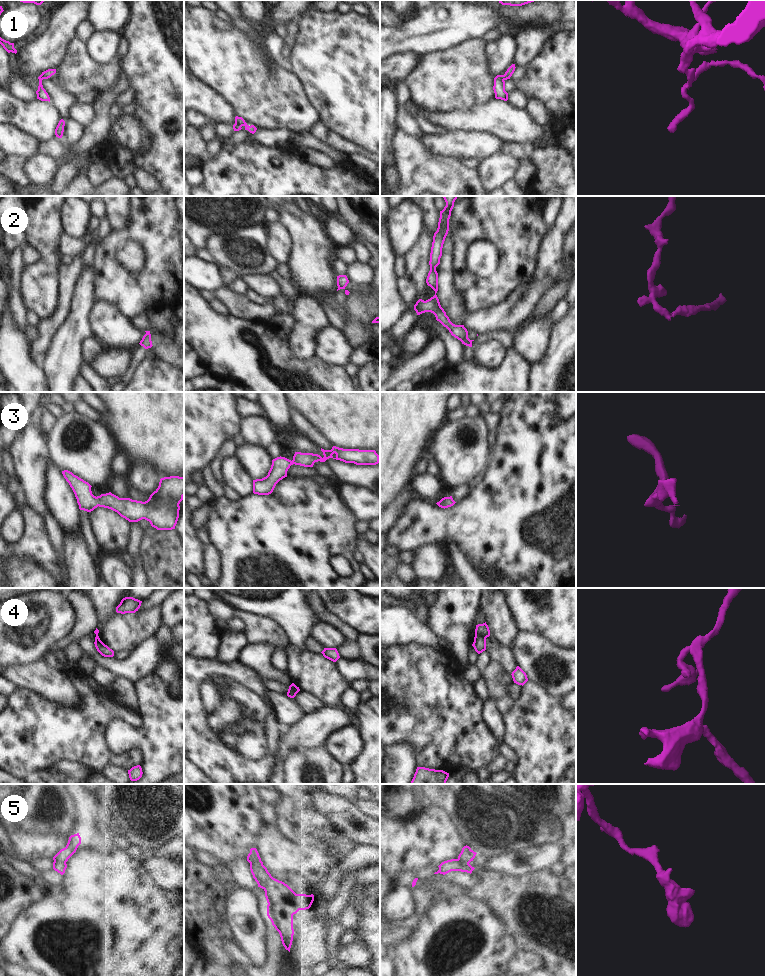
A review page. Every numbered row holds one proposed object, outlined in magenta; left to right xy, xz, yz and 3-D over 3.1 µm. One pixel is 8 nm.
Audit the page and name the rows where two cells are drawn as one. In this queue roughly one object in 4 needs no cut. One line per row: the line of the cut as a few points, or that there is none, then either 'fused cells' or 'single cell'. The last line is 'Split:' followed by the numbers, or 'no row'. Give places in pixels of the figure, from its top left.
1: cut yz (503, 75), (504, 79); fused cells
2: cut xz (338, 286), (344, 288); fused cells
3: cut none; single cell
4: cut yz (475, 634), (485, 638); fused cells
5: cut xy (54, 860), (65, 863); fused cells
Split: 1, 2, 4, 5

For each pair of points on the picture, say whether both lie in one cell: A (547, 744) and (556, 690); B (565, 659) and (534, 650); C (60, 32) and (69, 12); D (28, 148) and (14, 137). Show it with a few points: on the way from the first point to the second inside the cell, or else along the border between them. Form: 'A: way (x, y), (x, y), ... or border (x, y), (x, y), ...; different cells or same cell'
A: border (535, 683), (542, 686), (549, 694), (561, 696); different cells
B: way (557, 659), (542, 656); same cell
C: way (61, 27), (67, 17); same cell
D: way (25, 146), (17, 140); same cell

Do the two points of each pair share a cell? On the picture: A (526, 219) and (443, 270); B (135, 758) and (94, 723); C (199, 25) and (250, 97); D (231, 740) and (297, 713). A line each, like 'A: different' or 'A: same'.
A: different
B: same
C: same
D: different

